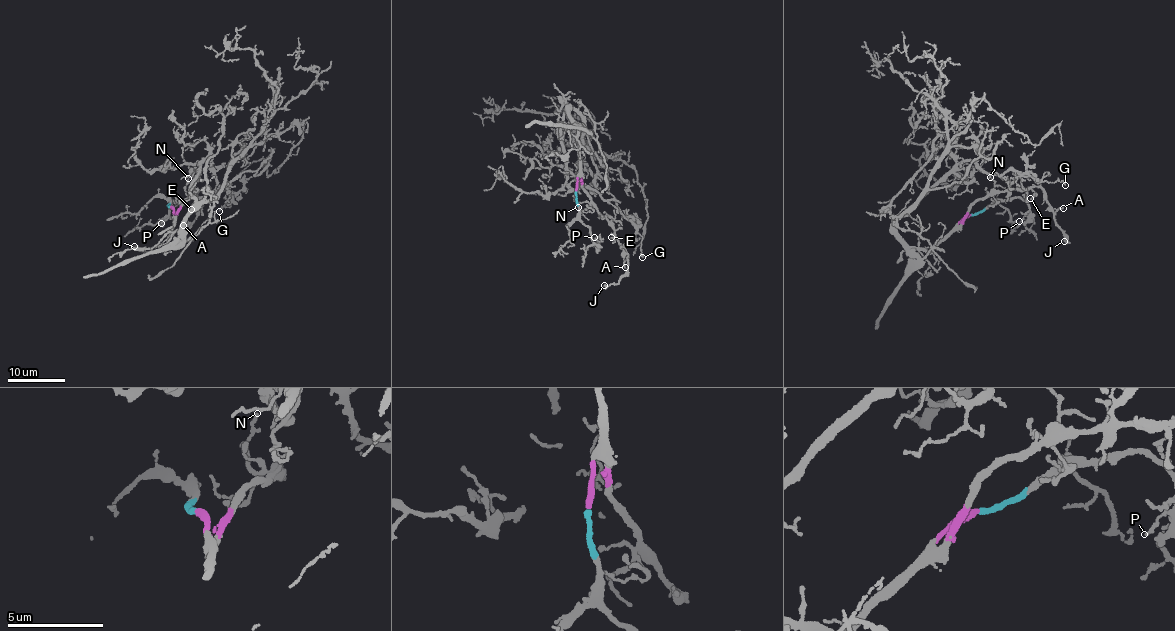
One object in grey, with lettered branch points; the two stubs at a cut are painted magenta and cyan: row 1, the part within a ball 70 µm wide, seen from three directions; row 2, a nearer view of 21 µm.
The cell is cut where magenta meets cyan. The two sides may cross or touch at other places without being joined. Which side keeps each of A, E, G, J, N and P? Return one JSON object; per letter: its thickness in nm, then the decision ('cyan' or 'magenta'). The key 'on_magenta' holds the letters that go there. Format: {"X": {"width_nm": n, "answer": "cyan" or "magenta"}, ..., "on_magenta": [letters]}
{"A": {"width_nm": 170, "answer": "magenta"}, "E": {"width_nm": 110, "answer": "magenta"}, "G": {"width_nm": 180, "answer": "magenta"}, "J": {"width_nm": 220, "answer": "magenta"}, "N": {"width_nm": 130, "answer": "magenta"}, "P": {"width_nm": 160, "answer": "cyan"}, "on_magenta": ["A", "E", "G", "J", "N"]}

